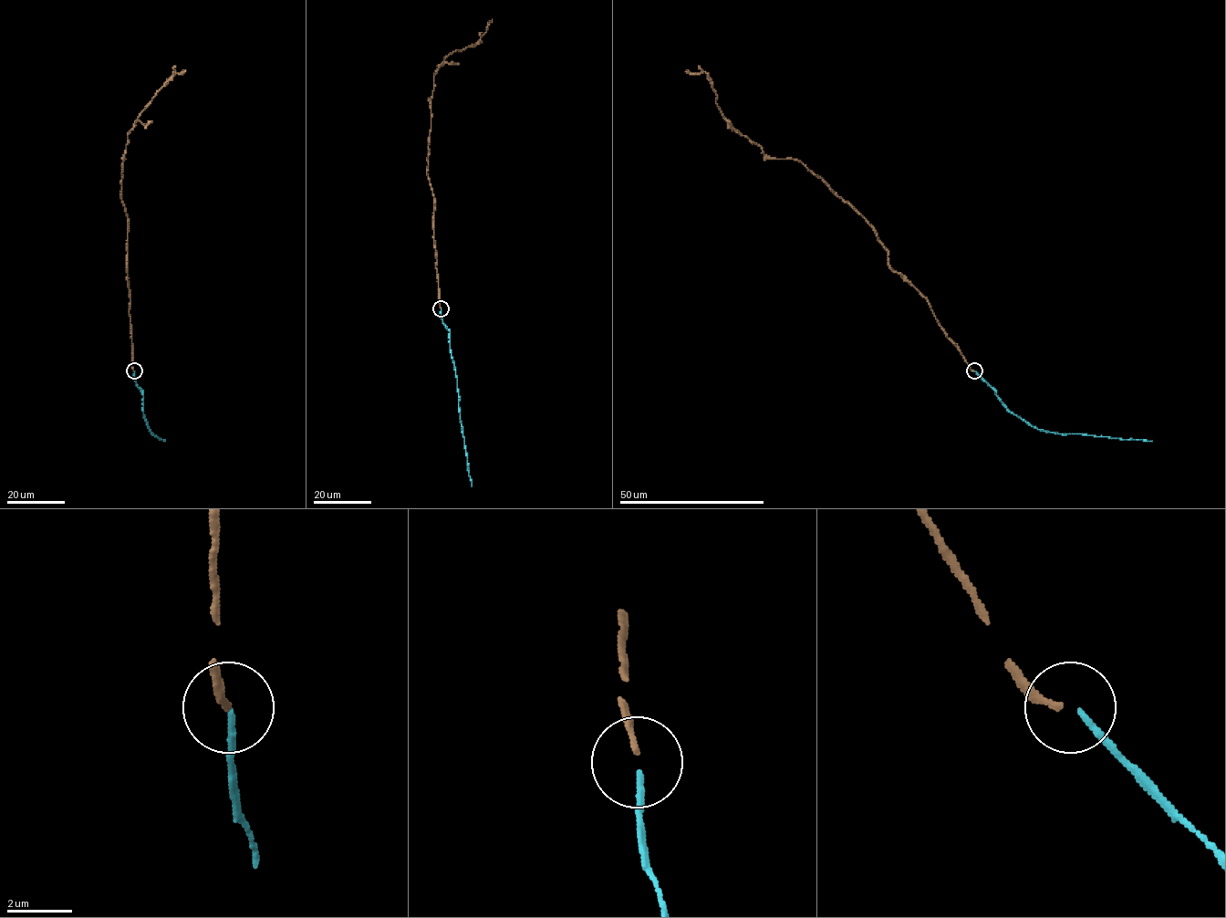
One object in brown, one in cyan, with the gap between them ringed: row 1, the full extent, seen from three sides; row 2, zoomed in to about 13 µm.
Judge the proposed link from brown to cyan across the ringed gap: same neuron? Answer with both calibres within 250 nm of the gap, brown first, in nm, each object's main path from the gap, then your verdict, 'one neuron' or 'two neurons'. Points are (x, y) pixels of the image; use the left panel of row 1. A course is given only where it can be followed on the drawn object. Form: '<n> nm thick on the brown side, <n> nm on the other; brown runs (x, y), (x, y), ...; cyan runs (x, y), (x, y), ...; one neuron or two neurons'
180 nm thick on the brown side, 160 nm on the other; brown runs (133, 370), (127, 273), (128, 217), (120, 196), (121, 165), (128, 134), (141, 111), (173, 72), (186, 72); cyan runs (134, 370), (136, 385), (143, 395), (144, 418), (152, 434), (164, 442); one neuron

